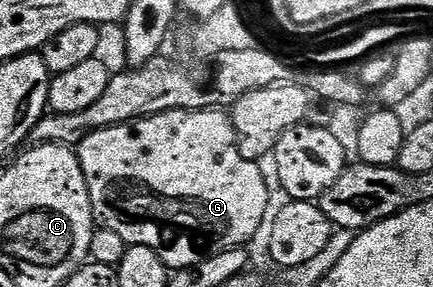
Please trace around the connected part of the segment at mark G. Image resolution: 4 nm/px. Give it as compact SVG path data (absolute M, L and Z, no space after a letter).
M223 110L210 112L162 112L150 116L147 120L136 120L134 124L118 124L100 132L86 136L77 146L79 165L85 174L85 182L89 186L91 208L95 212L95 219L100 225L125 238L128 246L149 246L165 262L168 269L178 270L197 266L205 262L205 258L228 252L231 248L242 248L250 245L250 240L259 232L259 227L268 219L267 216L267 180L263 177L260 165L254 160L241 158L241 150L235 145L235 128L231 124L230 115Z

